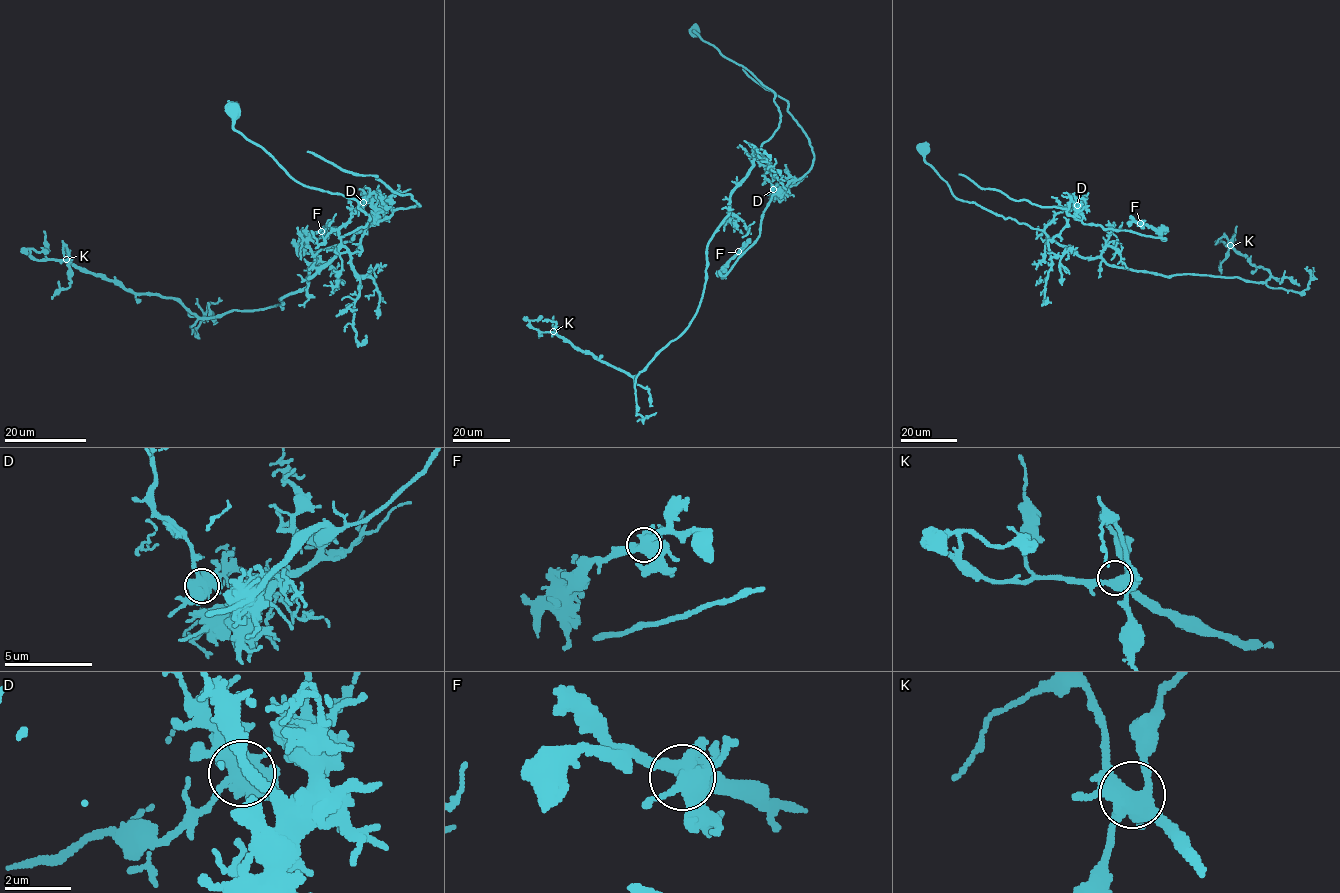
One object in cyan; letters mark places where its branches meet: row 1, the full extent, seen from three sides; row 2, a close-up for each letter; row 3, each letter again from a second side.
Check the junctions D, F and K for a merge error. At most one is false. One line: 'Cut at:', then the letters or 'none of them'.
Cut at: D

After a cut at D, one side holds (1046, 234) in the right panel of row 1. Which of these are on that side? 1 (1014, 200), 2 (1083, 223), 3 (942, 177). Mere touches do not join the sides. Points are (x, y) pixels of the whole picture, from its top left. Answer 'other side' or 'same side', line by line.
1: other side
2: other side
3: same side

